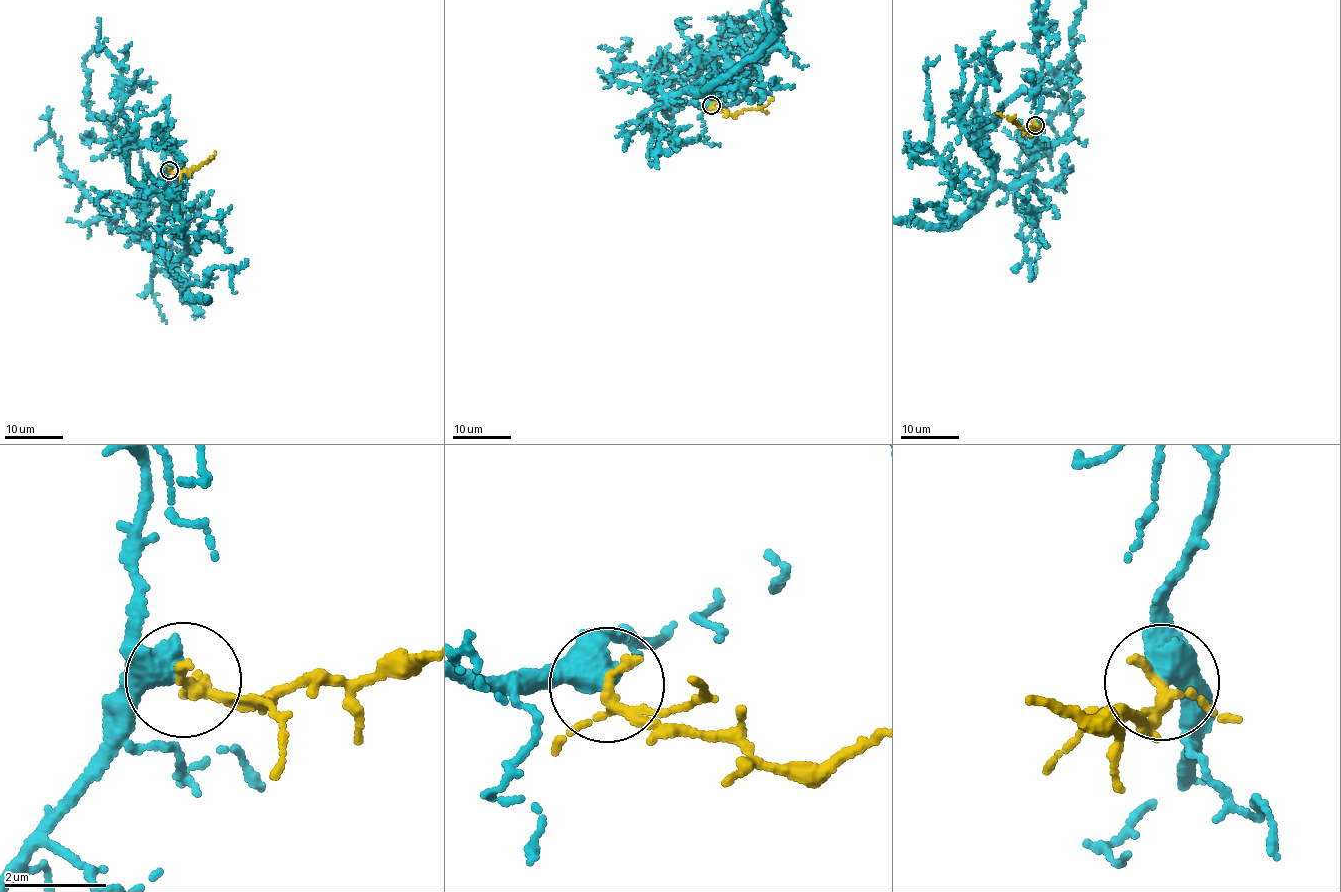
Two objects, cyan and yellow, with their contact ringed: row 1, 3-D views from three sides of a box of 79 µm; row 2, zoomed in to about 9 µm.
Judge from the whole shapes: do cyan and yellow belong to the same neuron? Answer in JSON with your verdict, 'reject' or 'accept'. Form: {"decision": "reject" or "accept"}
{"decision": "accept"}

